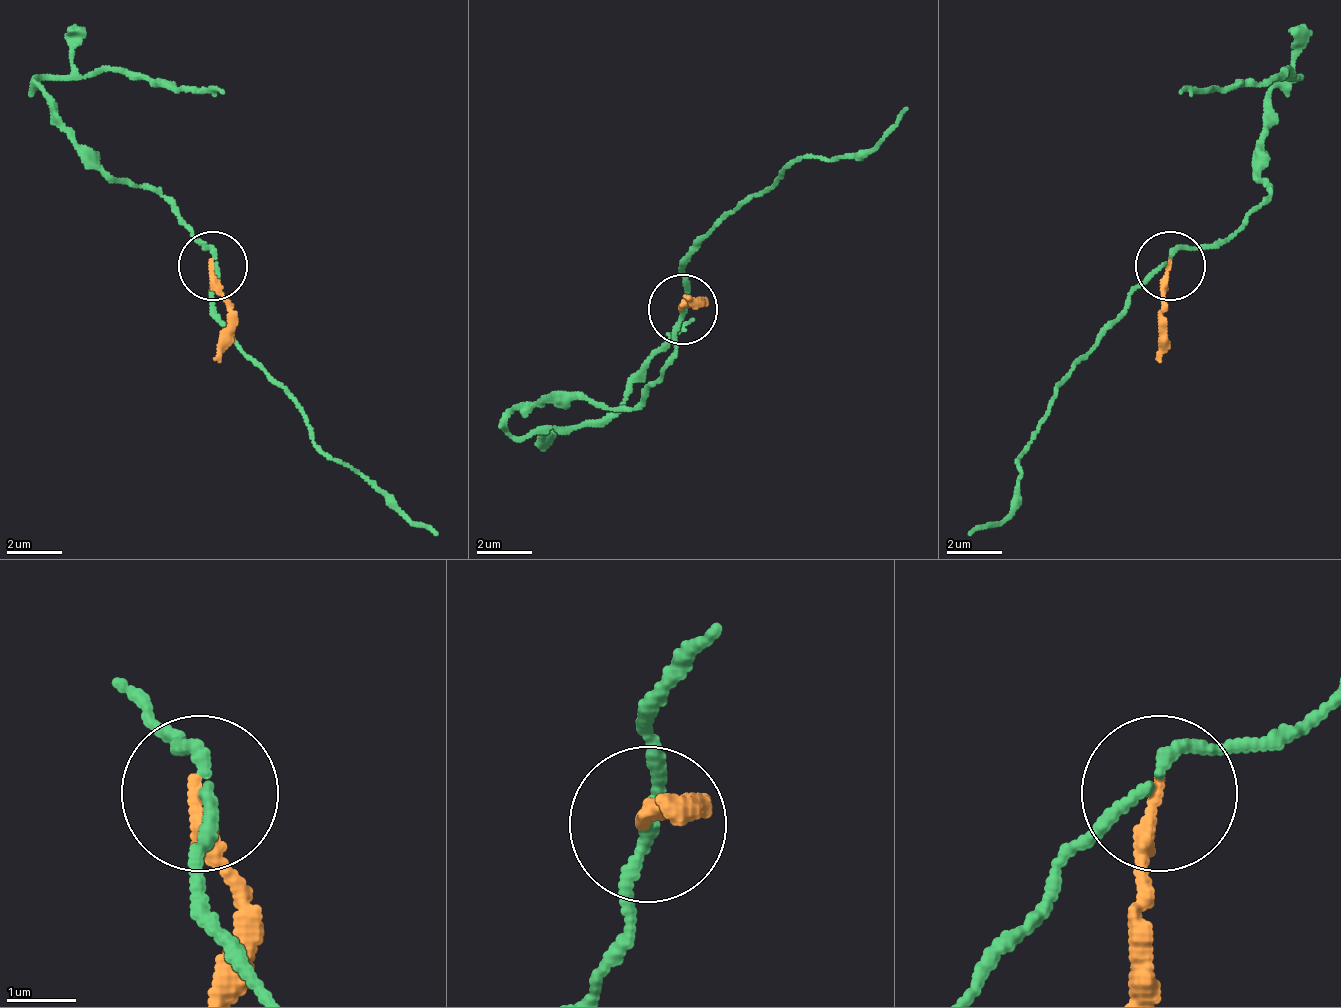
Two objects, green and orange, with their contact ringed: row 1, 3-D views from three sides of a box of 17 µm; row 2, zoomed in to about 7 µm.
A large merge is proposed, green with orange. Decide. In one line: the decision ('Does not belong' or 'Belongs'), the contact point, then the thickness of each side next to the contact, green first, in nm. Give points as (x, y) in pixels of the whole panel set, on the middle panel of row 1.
Does not belong. Place: (683, 309). Thickness 150 nm (green) against 240 nm

